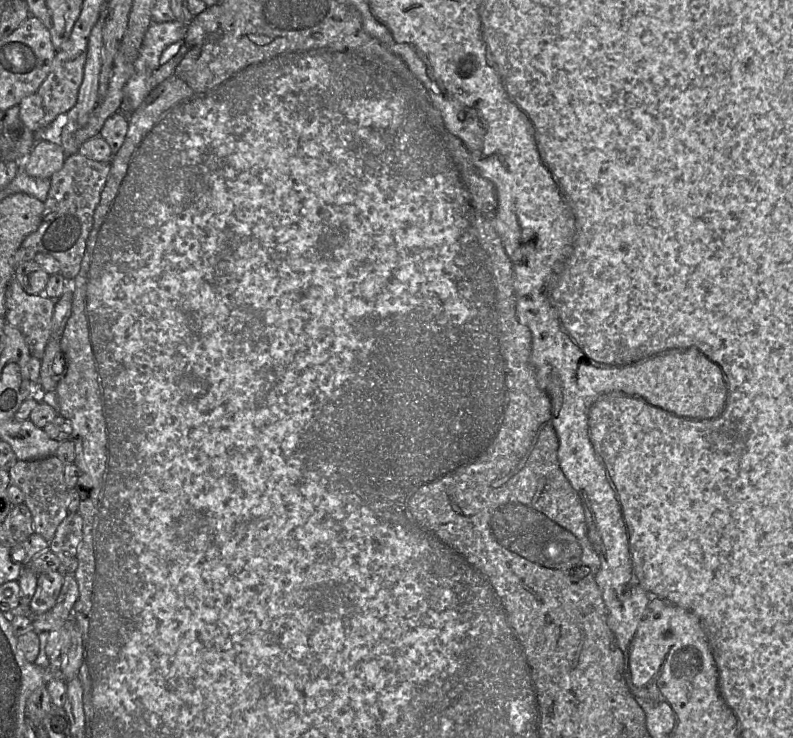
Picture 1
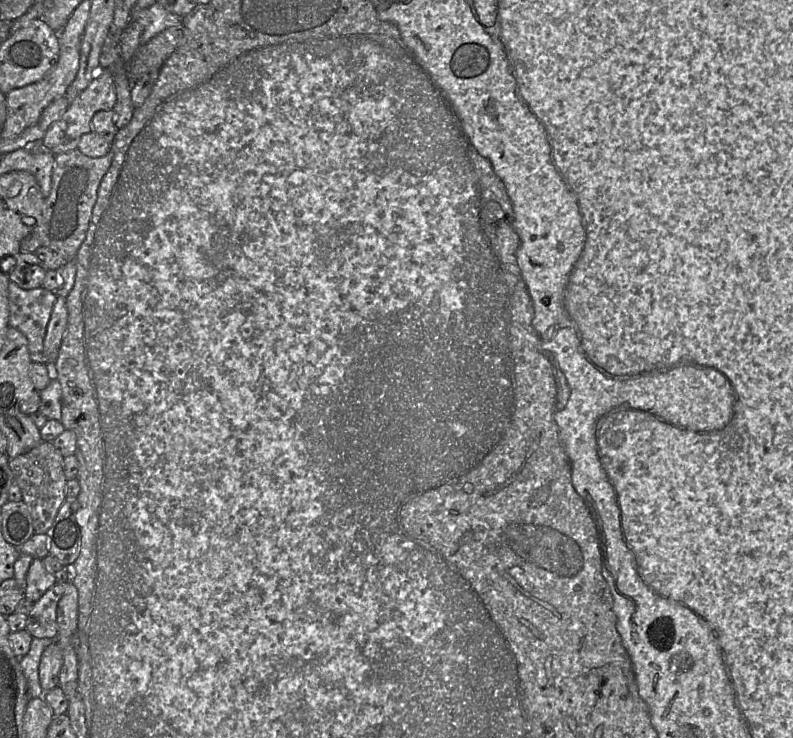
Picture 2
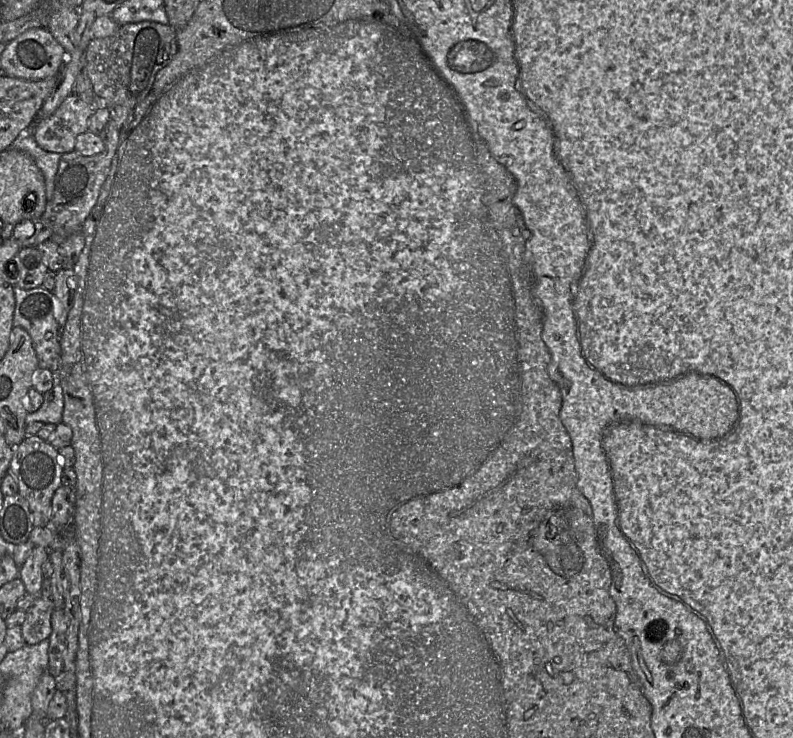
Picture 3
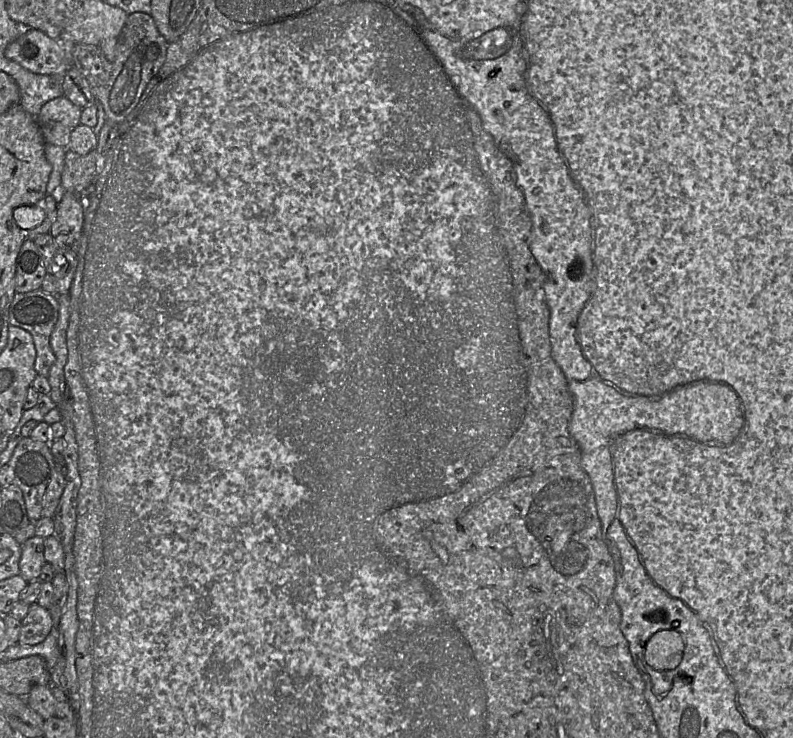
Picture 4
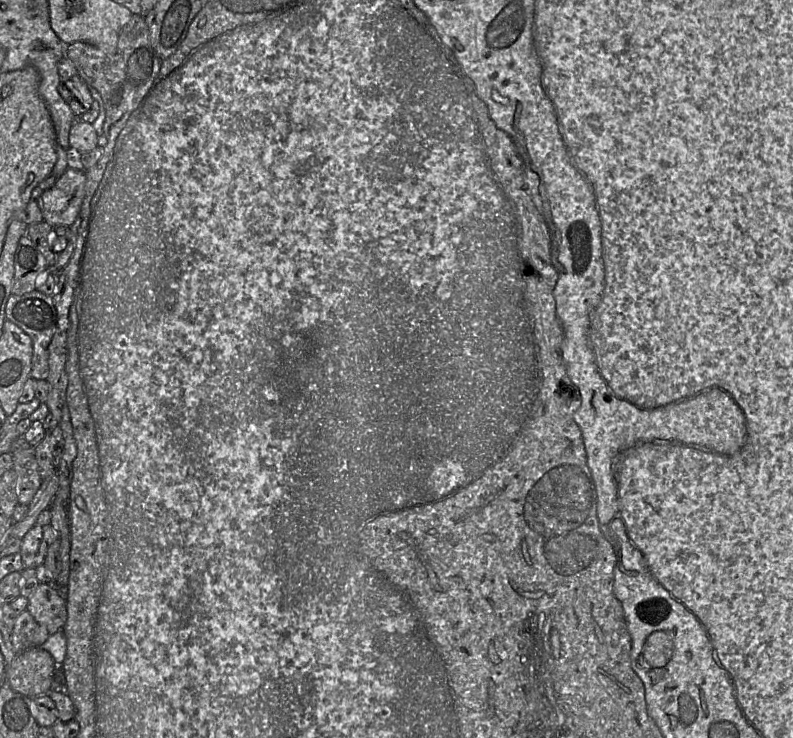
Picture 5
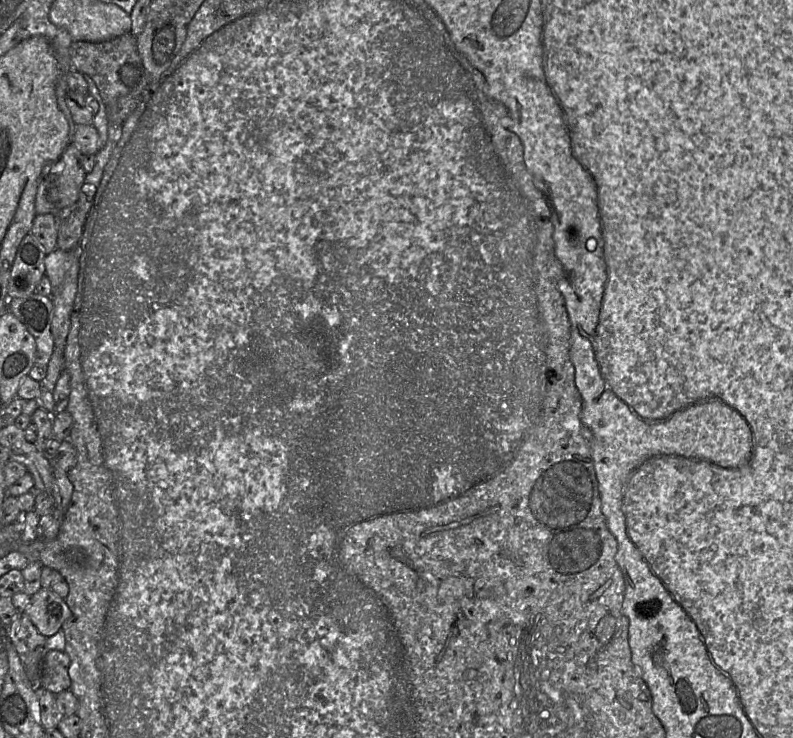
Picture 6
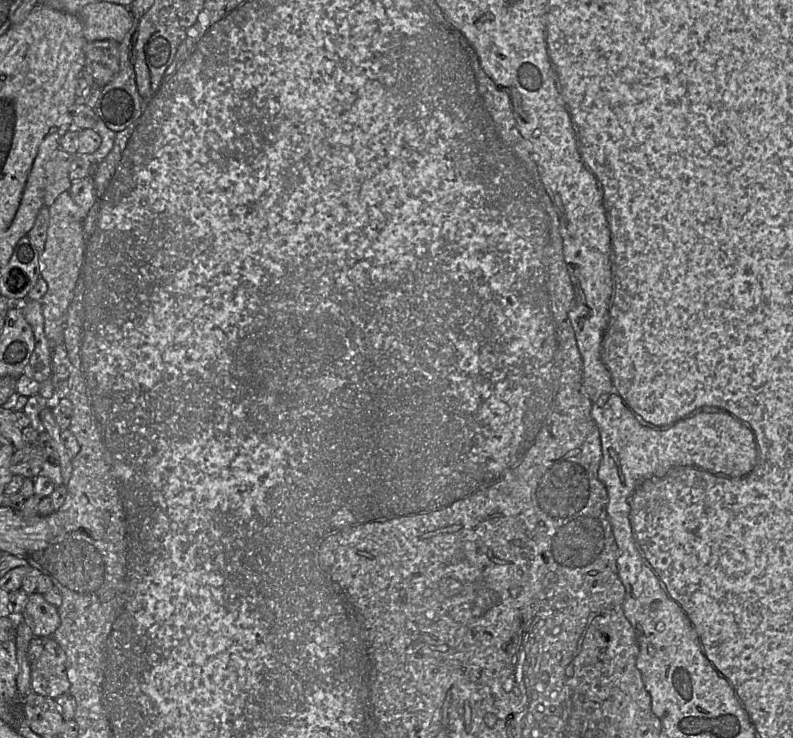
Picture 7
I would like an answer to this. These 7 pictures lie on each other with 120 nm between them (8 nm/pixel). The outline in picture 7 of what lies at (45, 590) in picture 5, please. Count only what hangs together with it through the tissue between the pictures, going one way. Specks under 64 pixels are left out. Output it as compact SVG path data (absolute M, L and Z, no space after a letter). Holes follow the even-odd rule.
M37 592L28 595L21 619L38 638L51 637L61 622L58 608L48 603L42 594Z

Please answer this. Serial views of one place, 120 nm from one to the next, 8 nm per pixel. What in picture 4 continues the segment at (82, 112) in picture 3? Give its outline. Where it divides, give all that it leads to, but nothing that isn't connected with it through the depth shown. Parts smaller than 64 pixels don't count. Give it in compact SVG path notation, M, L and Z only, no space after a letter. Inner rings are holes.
M66 96L54 98L44 104L36 121L45 143L68 148L71 132L81 124L82 109Z

